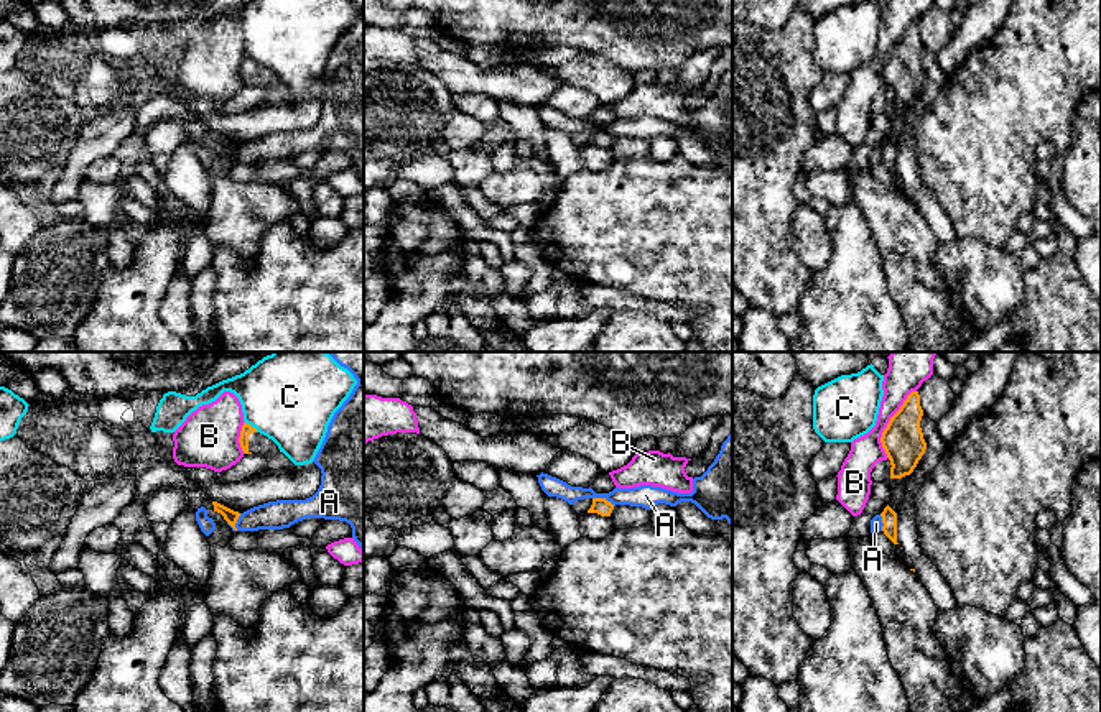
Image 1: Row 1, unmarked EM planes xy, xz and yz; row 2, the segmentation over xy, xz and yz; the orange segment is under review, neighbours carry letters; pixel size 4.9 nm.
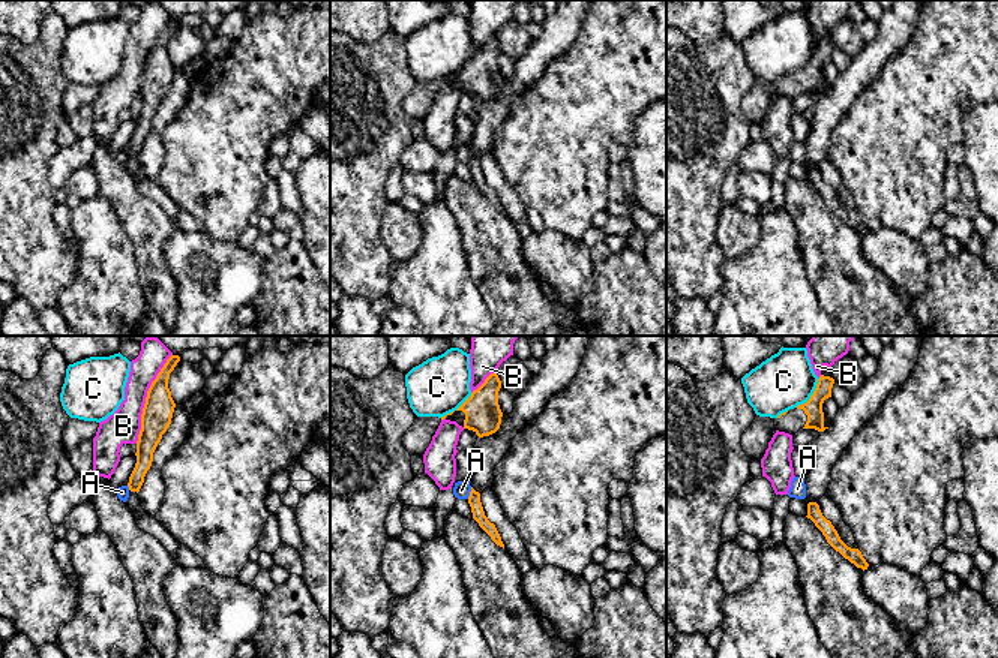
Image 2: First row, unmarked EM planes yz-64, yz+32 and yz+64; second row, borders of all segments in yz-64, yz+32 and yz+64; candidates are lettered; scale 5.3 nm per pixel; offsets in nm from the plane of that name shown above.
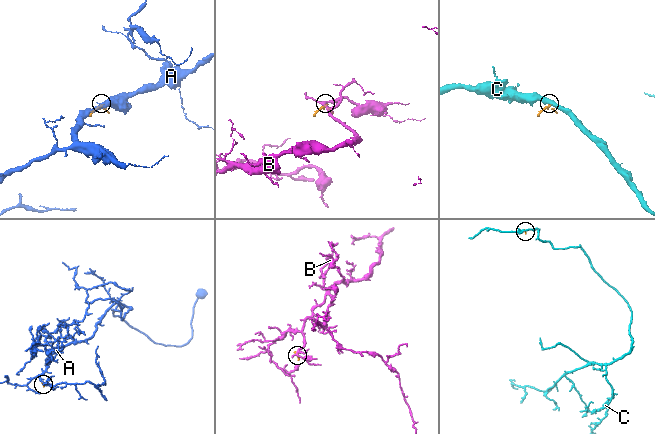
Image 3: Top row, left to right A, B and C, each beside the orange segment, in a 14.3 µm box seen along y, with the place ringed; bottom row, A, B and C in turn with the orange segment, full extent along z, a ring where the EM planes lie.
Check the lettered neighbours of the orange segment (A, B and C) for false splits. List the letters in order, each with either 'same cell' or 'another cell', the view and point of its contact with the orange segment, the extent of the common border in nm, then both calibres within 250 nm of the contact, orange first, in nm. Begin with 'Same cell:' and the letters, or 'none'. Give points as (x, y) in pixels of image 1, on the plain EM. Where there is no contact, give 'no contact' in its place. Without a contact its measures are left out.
Same cell: none
A: another cell; meets orange in xy at (236, 153); contact 90 nm long; 70 nm thick on the orange side, 140 nm on the other
B: another cell; meets orange in yz at (889, 55); contact 360 nm long; 200 nm thick on the orange side, 160 nm on the other
C: another cell; meets orange in xy at (250, 58); contact 80 nm long; 60 nm thick on the orange side, 380 nm on the other

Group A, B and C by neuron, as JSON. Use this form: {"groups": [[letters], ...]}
{"groups": [["A"], ["B"], ["C"]]}

